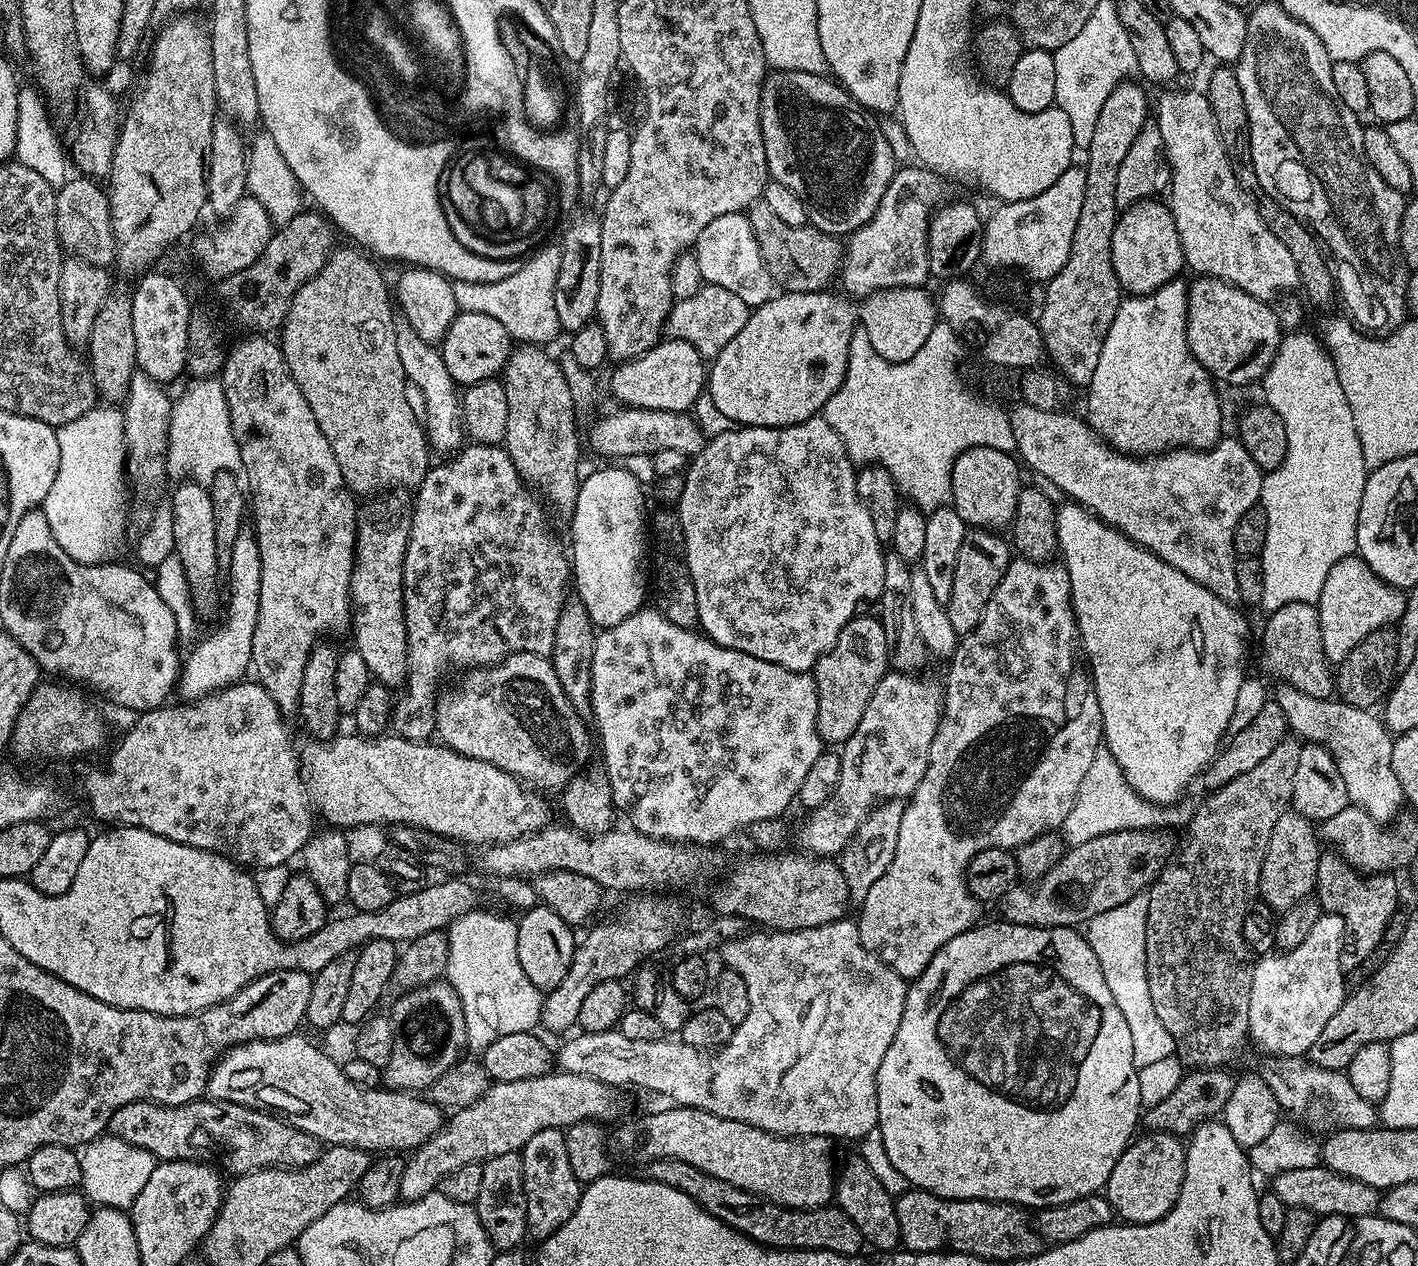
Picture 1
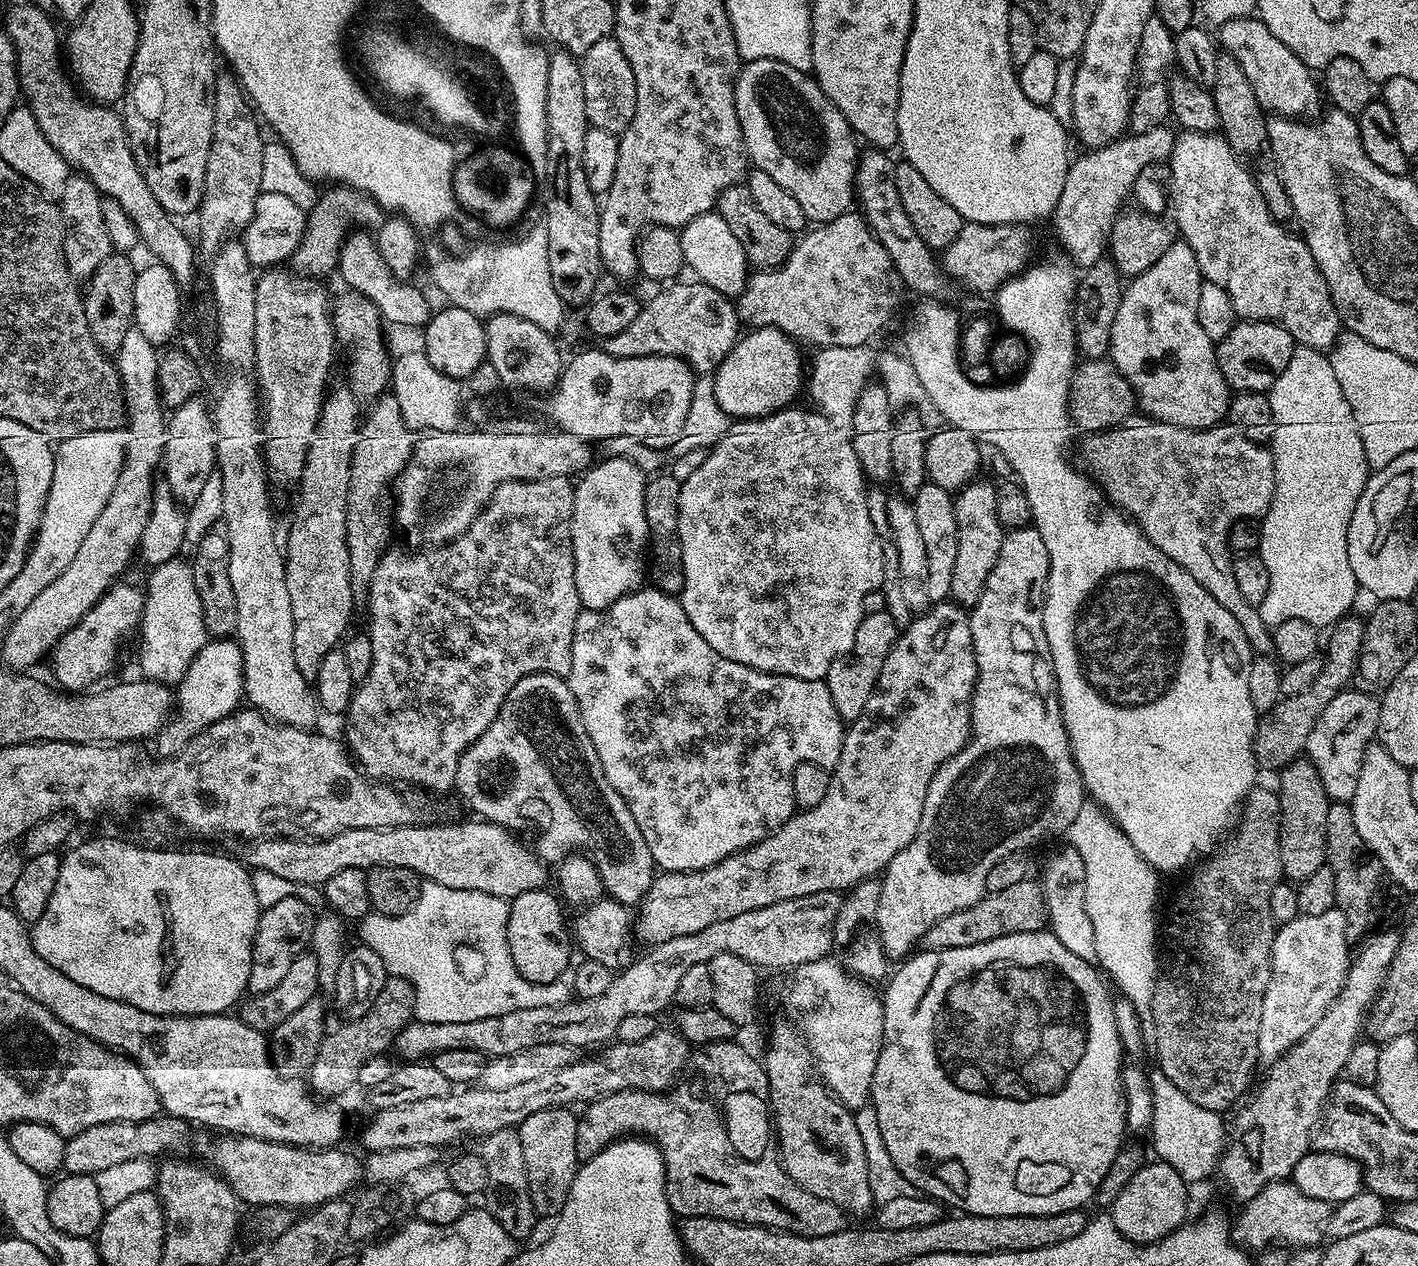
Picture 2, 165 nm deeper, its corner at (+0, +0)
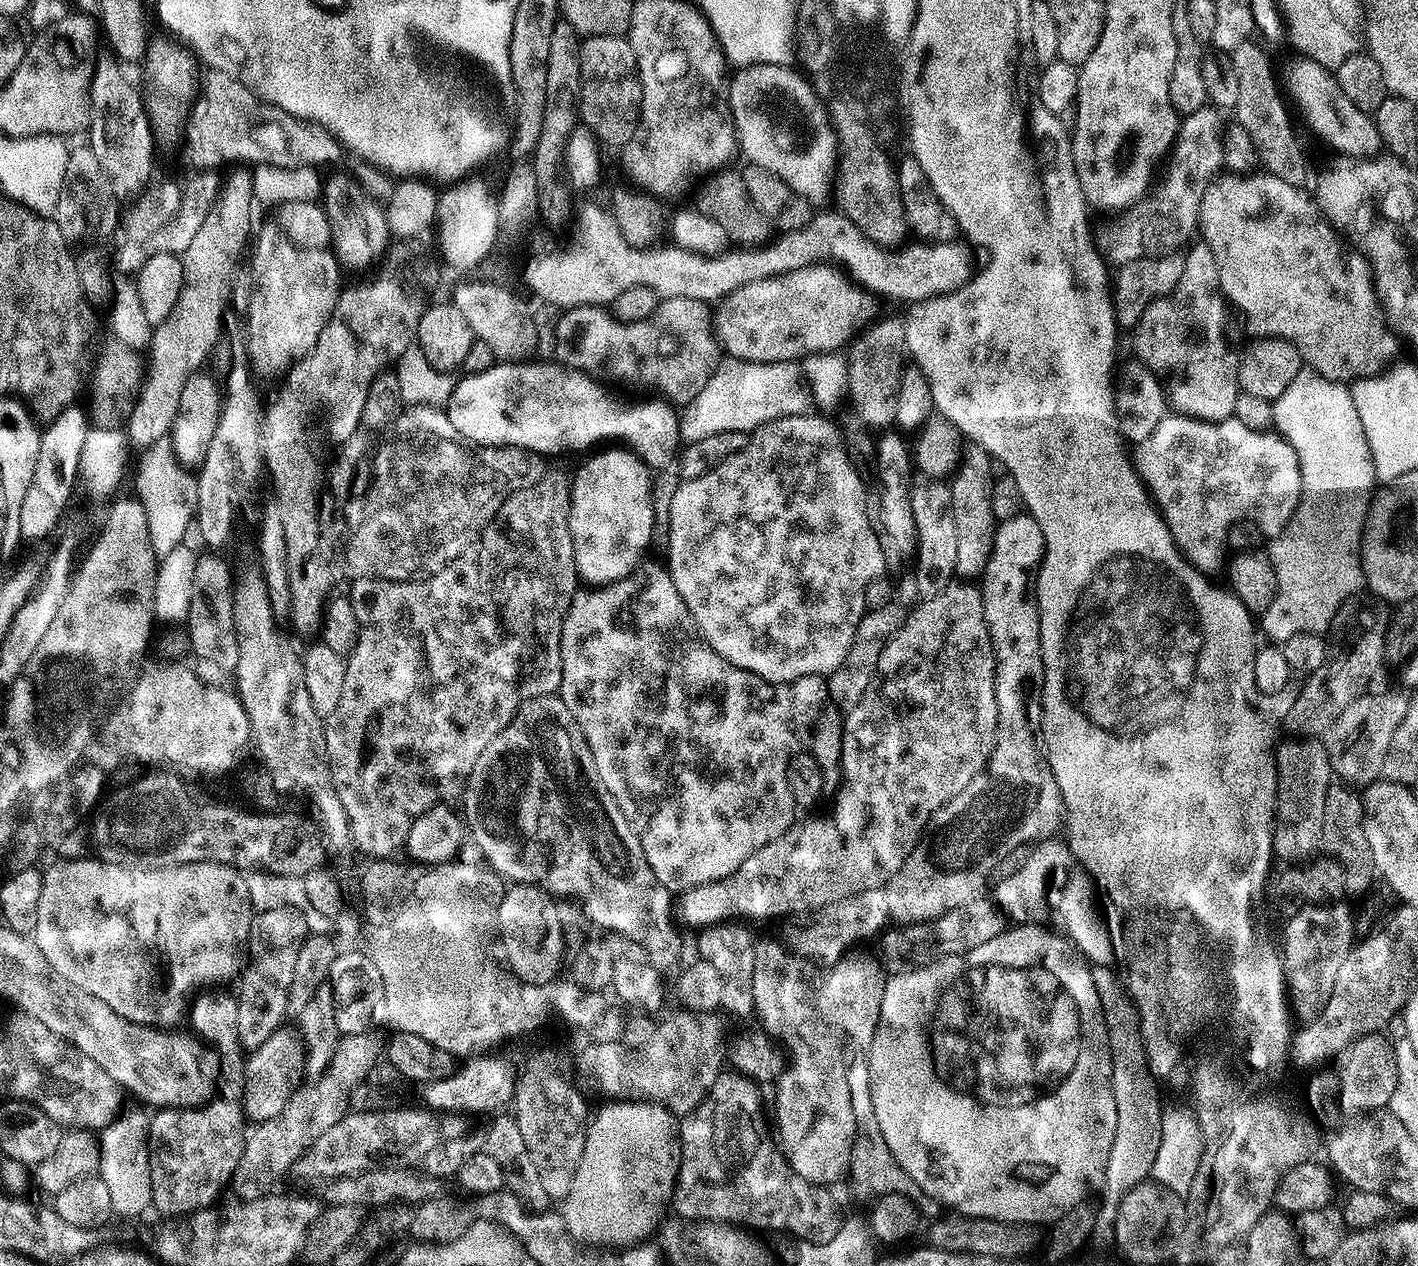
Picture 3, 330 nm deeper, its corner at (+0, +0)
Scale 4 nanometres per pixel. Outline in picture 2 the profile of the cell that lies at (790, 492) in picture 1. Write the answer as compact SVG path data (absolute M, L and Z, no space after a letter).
M789 406L772 416L733 423L725 436L704 457L705 460L688 477L683 477L680 486L678 534L682 542L684 590L679 593L678 599L689 622L710 646L714 646L714 650L718 650L718 654L722 654L722 658L742 662L742 666L750 666L759 672L771 672L773 676L824 680L832 663L839 656L847 654L850 646L854 646L854 634L858 634L858 626L866 615L864 599L884 583L884 540L872 525L868 492L864 489L866 477L860 469L858 454L854 454L851 439L819 412L803 412L800 406Z

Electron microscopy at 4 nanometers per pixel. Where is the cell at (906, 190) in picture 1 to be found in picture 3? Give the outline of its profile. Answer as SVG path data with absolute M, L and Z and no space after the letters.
M815 263L809 268L799 268L781 276L772 276L768 280L750 282L724 297L719 301L717 308L720 309L714 312L714 331L721 349L734 359L762 364L783 360L800 362L815 352L843 349L843 344L845 347L857 335L858 329L873 319L873 297L853 283L843 271L827 272L824 268L827 267Z

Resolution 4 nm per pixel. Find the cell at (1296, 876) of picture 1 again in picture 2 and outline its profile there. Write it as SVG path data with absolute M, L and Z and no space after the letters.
M1306 758L1291 760L1284 768L1279 769L1280 788L1280 819L1283 829L1280 831L1281 870L1283 879L1288 882L1299 882L1310 878L1314 870L1325 867L1326 864L1326 814L1330 803L1326 790L1322 786L1322 778L1318 778L1318 770Z

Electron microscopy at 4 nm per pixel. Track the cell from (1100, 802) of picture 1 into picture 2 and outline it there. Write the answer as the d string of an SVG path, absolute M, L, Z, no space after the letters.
M1085 801L1080 808L1082 814L1075 816L1064 833L1067 845L1074 847L1078 853L1084 852L1084 866L1086 868L1086 893L1084 902L1086 910L1092 920L1096 952L1101 971L1111 980L1111 983L1121 991L1120 994L1132 1003L1137 1009L1149 1007L1151 1002L1150 986L1150 938L1152 938L1152 918L1150 918L1150 904L1152 904L1152 892L1154 876L1152 872L1140 862L1140 858L1134 854L1130 844L1112 828L1109 818L1095 801Z

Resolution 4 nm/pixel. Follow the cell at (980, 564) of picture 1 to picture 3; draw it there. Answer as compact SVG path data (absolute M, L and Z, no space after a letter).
M968 446L963 449L960 467L956 469L950 480L954 530L958 533L958 558L954 558L954 566L956 576L960 578L983 577L986 562L992 553L998 523L994 518L994 510L990 510L990 494L994 479L992 467L994 461L986 449Z

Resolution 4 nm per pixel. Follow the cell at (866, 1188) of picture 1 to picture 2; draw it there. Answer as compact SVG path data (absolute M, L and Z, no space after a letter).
M780 1020L773 1026L772 1037L768 1040L772 1049L762 1056L764 1073L768 1075L768 1099L774 1113L774 1132L778 1137L779 1158L784 1171L790 1178L794 1178L794 1182L798 1182L798 1186L810 1190L810 1194L818 1194L818 1198L826 1198L826 1202L834 1202L834 1206L844 1209L845 1213L871 1213L874 1203L872 1204L872 1176L868 1173L868 1152L864 1149L864 1136L852 1117L855 1116L853 1109L847 1108L823 1082L814 1078L812 1056L802 1056L796 1052L796 1042L798 1046L803 1046L806 1041L795 1023L785 1020Z

